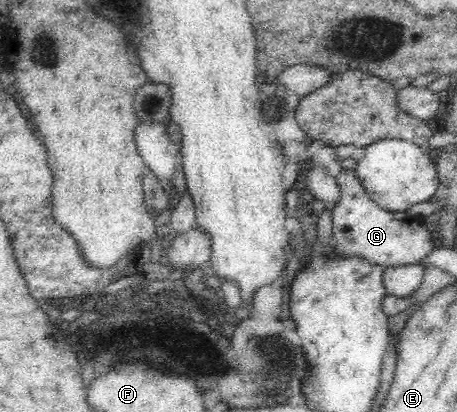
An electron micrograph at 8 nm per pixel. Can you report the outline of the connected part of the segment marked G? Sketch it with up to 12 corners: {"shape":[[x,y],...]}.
{"shape":[[354,170],[337,178],[332,252],[380,267],[433,249],[421,217],[380,208]]}

